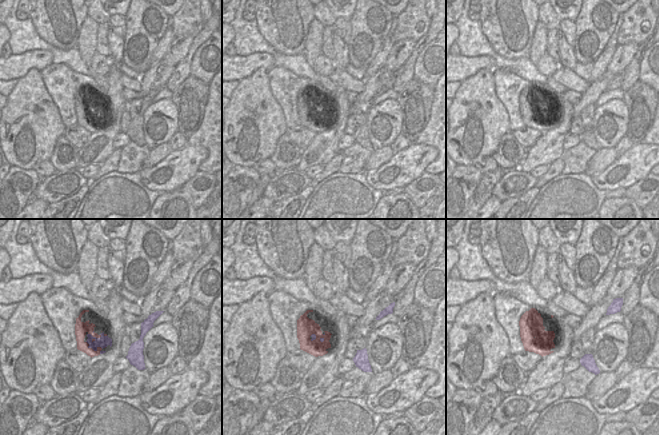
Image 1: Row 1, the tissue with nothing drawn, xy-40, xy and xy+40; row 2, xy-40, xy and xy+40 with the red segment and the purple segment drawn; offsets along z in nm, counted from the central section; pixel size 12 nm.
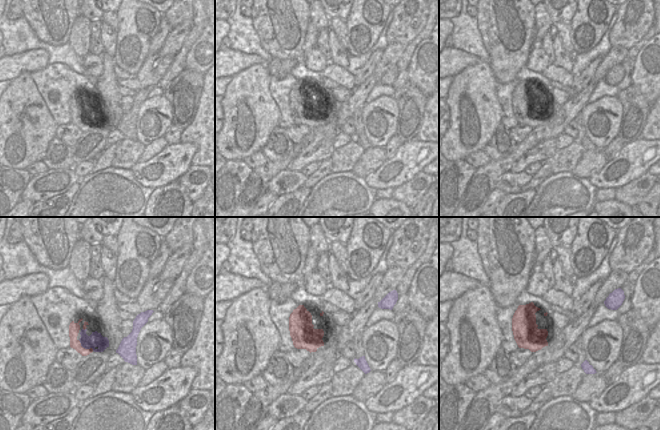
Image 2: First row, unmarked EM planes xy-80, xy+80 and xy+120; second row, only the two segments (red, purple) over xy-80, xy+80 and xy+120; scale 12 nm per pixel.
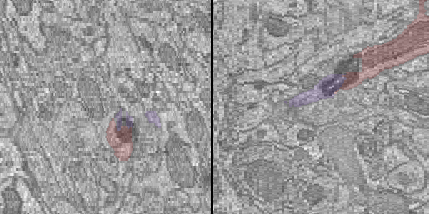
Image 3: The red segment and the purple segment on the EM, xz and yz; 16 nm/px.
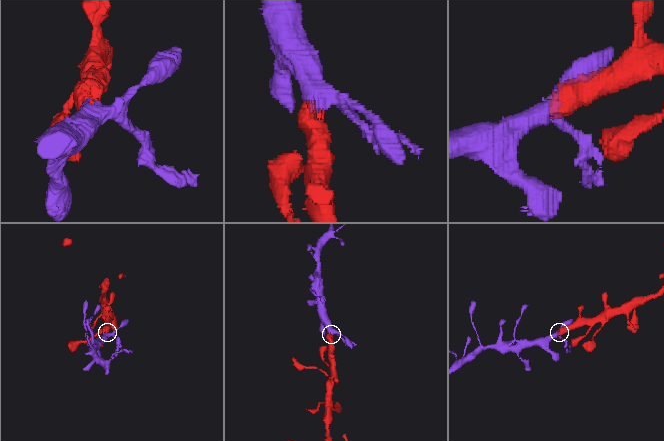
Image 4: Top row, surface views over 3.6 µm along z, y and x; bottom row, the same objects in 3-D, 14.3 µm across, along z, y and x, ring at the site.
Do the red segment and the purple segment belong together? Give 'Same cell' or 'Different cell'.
Same cell.

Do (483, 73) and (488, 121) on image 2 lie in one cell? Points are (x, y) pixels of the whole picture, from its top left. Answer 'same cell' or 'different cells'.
same cell

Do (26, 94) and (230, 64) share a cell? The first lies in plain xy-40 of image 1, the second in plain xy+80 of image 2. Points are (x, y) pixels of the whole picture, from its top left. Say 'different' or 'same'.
different

